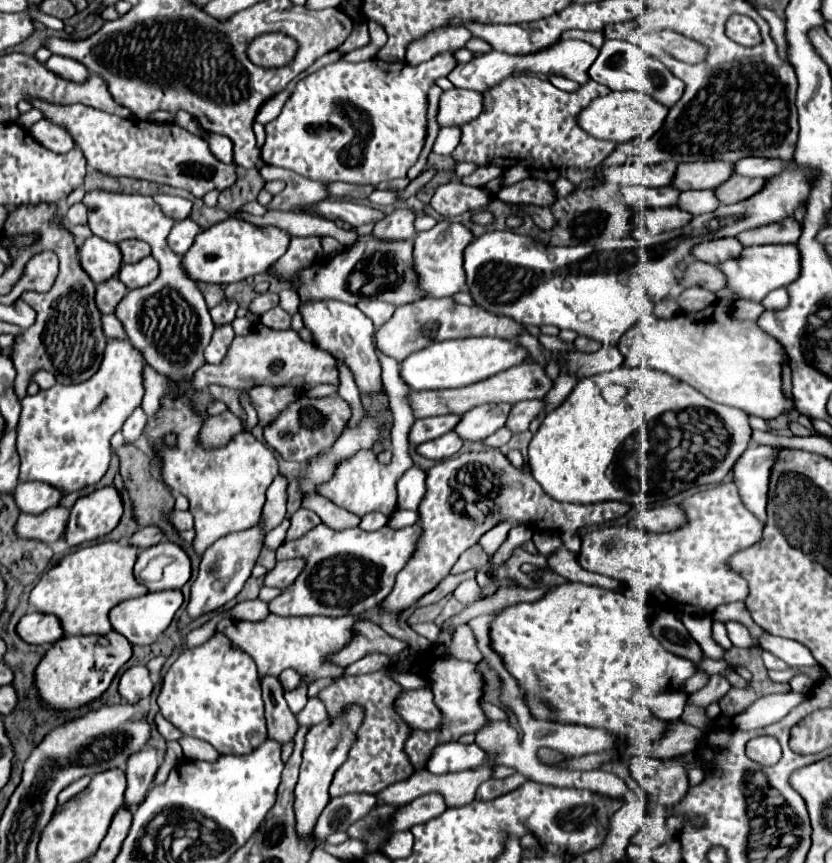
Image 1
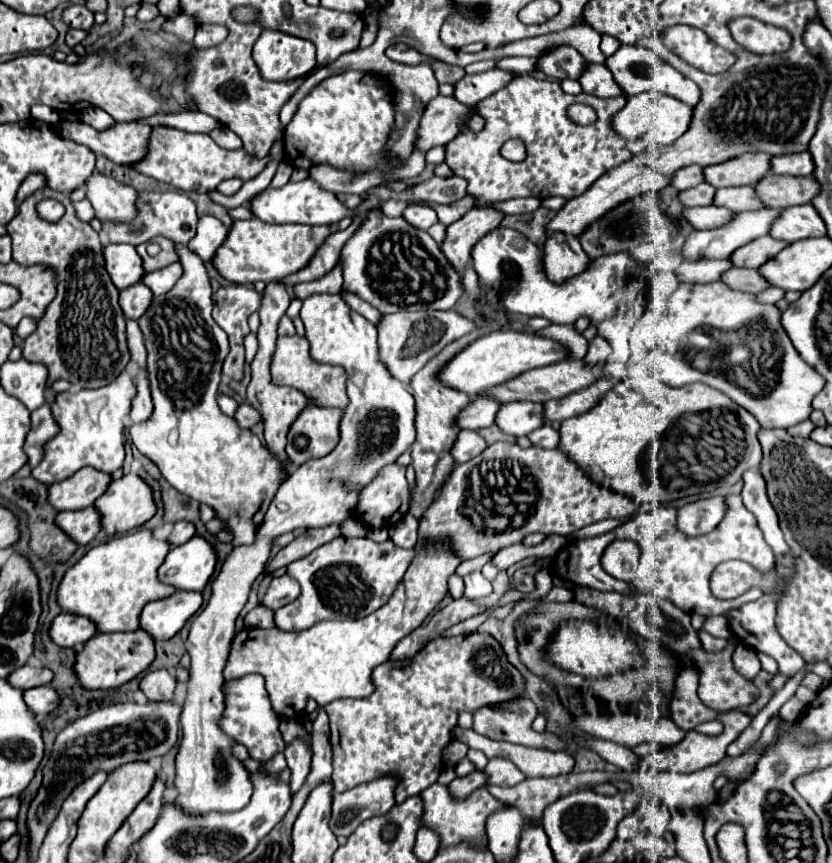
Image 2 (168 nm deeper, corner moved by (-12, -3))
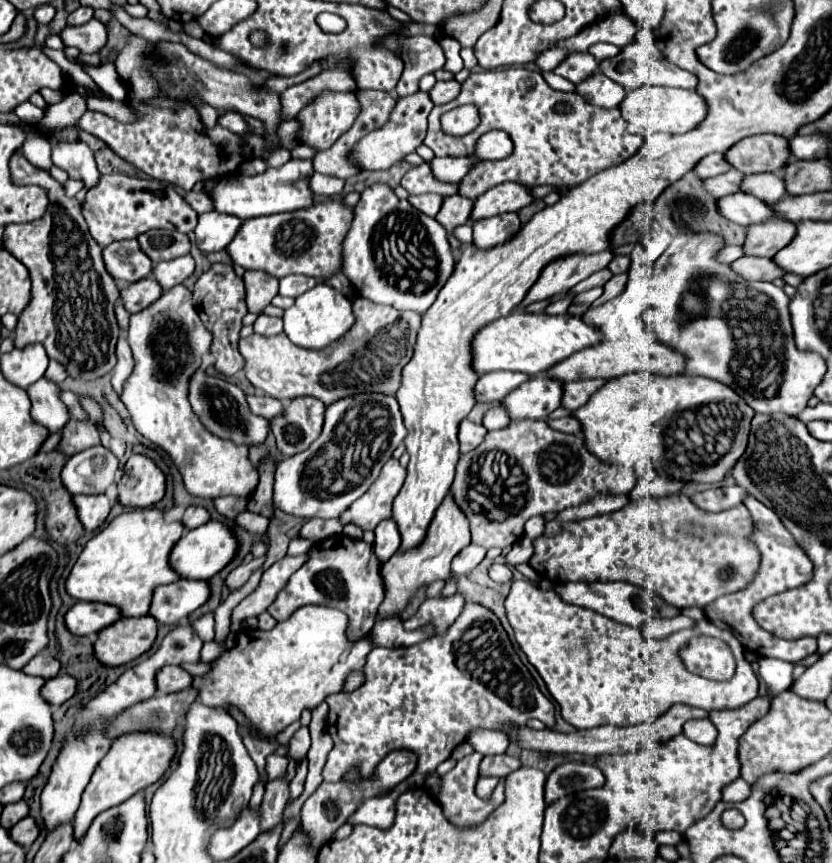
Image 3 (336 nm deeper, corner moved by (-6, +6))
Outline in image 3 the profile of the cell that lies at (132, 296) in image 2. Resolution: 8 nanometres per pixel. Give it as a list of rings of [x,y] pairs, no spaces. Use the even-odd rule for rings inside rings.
[[[147,276],[147,278],[143,278],[139,282],[133,282],[127,288],[123,288],[121,300],[123,300],[125,310],[133,314],[133,312],[139,312],[139,310],[147,308],[147,304],[155,302],[155,298],[159,298],[159,292],[163,292],[161,286],[151,276]]]

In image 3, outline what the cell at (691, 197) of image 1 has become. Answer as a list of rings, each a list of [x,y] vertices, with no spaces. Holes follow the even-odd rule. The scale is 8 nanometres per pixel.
[[[751,174],[747,178],[743,178],[743,182],[739,184],[741,192],[759,198],[765,204],[773,204],[779,202],[779,198],[785,196],[785,186],[783,186],[783,178],[779,174]]]

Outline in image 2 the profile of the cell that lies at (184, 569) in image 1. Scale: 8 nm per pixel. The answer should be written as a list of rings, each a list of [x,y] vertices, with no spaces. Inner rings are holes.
[[[195,535],[187,543],[183,543],[179,547],[173,547],[169,551],[167,559],[159,567],[159,579],[163,583],[169,583],[169,585],[173,585],[177,589],[183,589],[183,591],[203,591],[203,587],[207,585],[207,581],[211,579],[211,575],[215,571],[215,563],[217,563],[217,553],[215,553],[213,545],[209,541],[205,541],[203,537]],[[169,569],[175,569],[177,573],[175,575],[167,575]]]

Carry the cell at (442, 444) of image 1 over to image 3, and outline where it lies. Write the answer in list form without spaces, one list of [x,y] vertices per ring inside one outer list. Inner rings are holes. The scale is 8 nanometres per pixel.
[[[463,420],[459,426],[459,444],[461,444],[461,454],[477,448],[487,434],[487,428],[481,424],[475,424],[471,420]]]

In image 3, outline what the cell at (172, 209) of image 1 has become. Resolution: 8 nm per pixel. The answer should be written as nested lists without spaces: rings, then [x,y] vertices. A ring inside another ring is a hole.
[[[127,174],[103,176],[95,190],[87,192],[83,204],[83,216],[89,224],[89,232],[95,242],[103,248],[115,240],[137,238],[139,234],[155,228],[177,230],[181,234],[193,232],[197,222],[197,212],[187,206],[187,202],[175,192],[173,186],[159,180],[143,180]]]

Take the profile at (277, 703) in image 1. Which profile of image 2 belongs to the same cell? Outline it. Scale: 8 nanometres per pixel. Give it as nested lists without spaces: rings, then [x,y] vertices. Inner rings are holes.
[[[293,741],[287,749],[285,749],[285,757],[287,757],[287,767],[291,769],[291,779],[289,779],[289,787],[291,787],[291,795],[297,793],[301,789],[301,785],[305,783],[307,775],[309,775],[309,765],[311,765],[311,753],[305,747],[303,741]]]

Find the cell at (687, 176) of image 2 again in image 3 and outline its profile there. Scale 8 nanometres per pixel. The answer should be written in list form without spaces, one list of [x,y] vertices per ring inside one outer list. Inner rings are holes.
[[[711,154],[711,156],[705,156],[695,168],[693,172],[701,178],[711,178],[715,174],[721,174],[723,170],[729,170],[731,166],[727,166],[727,162],[723,160],[723,154]]]

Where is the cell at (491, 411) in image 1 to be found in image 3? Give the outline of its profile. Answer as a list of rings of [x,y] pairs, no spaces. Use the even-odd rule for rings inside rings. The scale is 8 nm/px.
[[[539,376],[511,390],[505,396],[503,406],[511,420],[545,420],[555,408],[559,408],[561,388],[561,382]]]

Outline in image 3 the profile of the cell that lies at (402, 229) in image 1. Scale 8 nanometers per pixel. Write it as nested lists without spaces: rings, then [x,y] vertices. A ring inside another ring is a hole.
[[[421,194],[421,196],[409,196],[409,204],[417,210],[421,210],[427,216],[435,216],[441,208],[441,200],[437,194]]]

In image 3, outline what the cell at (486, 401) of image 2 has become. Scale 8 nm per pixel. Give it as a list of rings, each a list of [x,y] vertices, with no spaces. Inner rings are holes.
[[[511,372],[483,374],[475,384],[475,400],[481,404],[501,402],[511,390],[515,390],[519,384],[527,380],[529,380],[527,374],[511,374]]]

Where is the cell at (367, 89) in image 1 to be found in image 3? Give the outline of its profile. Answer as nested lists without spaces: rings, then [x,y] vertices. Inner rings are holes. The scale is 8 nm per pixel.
[[[323,90],[315,96],[315,100],[311,100],[307,106],[303,106],[301,112],[297,114],[297,118],[295,118],[299,122],[297,140],[315,150],[327,150],[341,138],[341,134],[345,134],[353,126],[353,122],[359,116],[359,110],[361,110],[361,104],[359,104],[355,92]]]

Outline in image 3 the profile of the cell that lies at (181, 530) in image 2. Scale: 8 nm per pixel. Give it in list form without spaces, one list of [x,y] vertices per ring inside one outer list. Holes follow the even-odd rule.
[[[189,506],[189,508],[185,510],[181,522],[183,522],[183,526],[185,526],[187,530],[197,528],[197,526],[209,522],[209,512],[207,512],[203,506]]]

